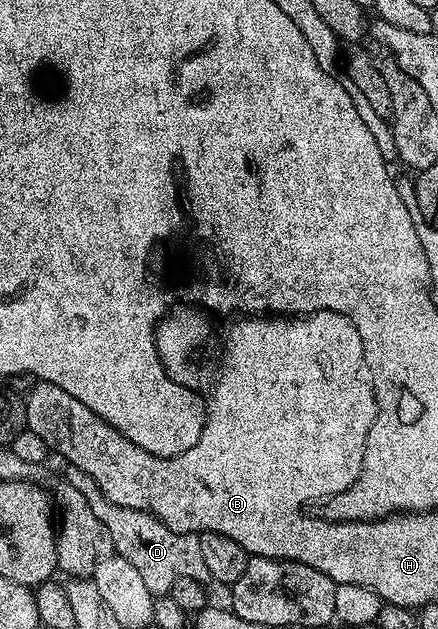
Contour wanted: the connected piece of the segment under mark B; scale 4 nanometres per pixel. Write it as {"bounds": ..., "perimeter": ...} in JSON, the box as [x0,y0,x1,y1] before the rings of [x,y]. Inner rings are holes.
{"bounds":[26,310,377,563],"perimeter":[[[328,310],[327,317],[313,318],[313,321],[309,321],[309,323],[301,317],[301,325],[297,325],[295,329],[285,325],[285,317],[239,317],[234,322],[235,324],[228,329],[227,336],[223,339],[223,360],[219,363],[219,376],[216,377],[215,384],[211,387],[211,399],[209,395],[206,400],[207,423],[203,427],[197,445],[193,445],[193,449],[189,449],[186,455],[174,455],[172,459],[162,459],[153,453],[145,453],[145,449],[141,449],[141,445],[133,445],[133,441],[129,441],[129,437],[125,437],[117,429],[113,429],[113,425],[109,425],[101,417],[97,417],[97,413],[93,413],[93,409],[85,409],[85,405],[81,405],[81,401],[77,401],[77,397],[69,397],[69,393],[65,393],[65,389],[57,389],[57,385],[52,383],[36,382],[35,388],[29,393],[26,392],[27,429],[43,437],[55,455],[56,453],[64,455],[70,466],[89,473],[89,477],[93,477],[93,481],[97,481],[101,493],[105,493],[105,497],[113,505],[147,511],[150,515],[157,516],[166,527],[182,535],[194,535],[204,531],[221,533],[225,537],[237,541],[237,545],[241,545],[241,549],[245,549],[248,556],[251,557],[260,555],[266,559],[288,559],[294,563],[307,563],[307,550],[311,539],[315,539],[315,535],[324,533],[341,533],[341,522],[326,523],[323,519],[303,519],[302,513],[299,512],[303,507],[301,499],[308,496],[315,499],[320,495],[321,490],[329,489],[343,493],[351,488],[351,484],[355,483],[360,469],[363,467],[369,429],[375,424],[377,414],[375,390],[371,384],[371,376],[367,372],[361,337],[346,317]],[[313,351],[321,351],[321,355],[325,355],[325,351],[331,351],[333,355],[329,361],[325,361],[325,357],[321,357],[321,363],[317,365],[317,363],[313,363],[313,357],[307,357]]]}

